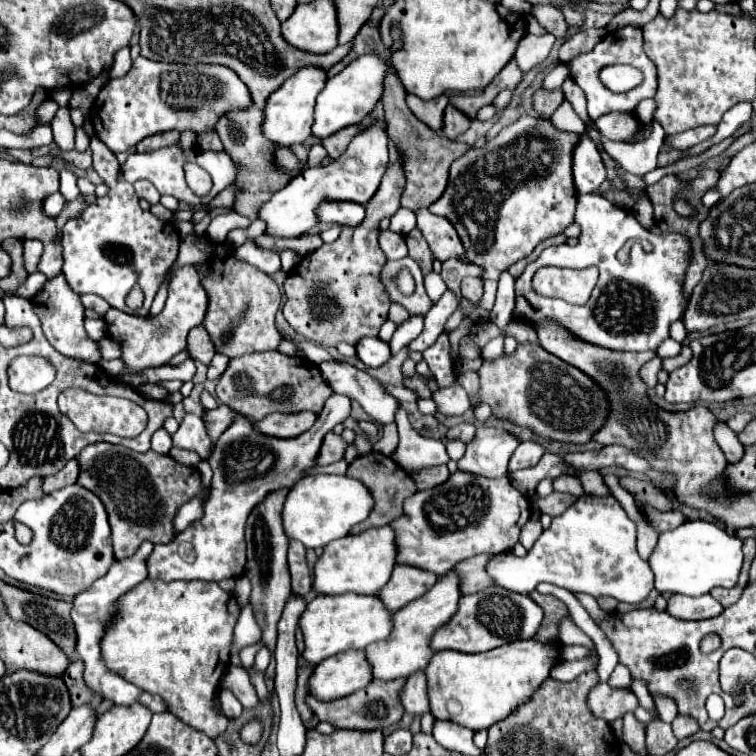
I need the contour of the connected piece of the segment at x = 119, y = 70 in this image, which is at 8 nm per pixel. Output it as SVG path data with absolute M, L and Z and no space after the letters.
M122 47L120 51L116 51L114 55L114 63L112 63L112 69L108 71L110 73L110 79L116 79L116 77L122 77L130 71L132 67L132 59L130 59L130 49L128 47Z

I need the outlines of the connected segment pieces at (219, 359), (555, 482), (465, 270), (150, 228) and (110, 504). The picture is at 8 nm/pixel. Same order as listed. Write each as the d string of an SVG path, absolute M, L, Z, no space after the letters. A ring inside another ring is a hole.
M216 353L216 355L214 355L214 359L212 359L210 363L210 367L208 367L208 379L220 377L222 373L226 371L228 361L230 361L230 357L226 357L224 353Z
M566 475L566 477L554 477L552 479L552 487L554 487L554 491L572 493L572 495L578 495L578 497L584 493L580 481L576 477L570 477L570 475Z
M448 259L446 263L442 263L440 275L442 275L442 279L446 281L446 285L448 285L452 291L456 291L456 296L458 297L458 301L460 301L462 296L460 292L460 281L462 281L462 277L466 277L466 275L482 277L482 269L478 269L478 267L472 265L472 263L462 263L462 261L458 261L458 259Z
M90 140L89 147L94 155L94 169L108 185L108 193L104 197L96 197L96 201L86 207L80 217L72 217L64 225L62 273L72 291L96 293L120 311L146 317L166 269L178 257L180 235L172 223L160 221L150 211L140 209L132 185L120 179L122 169L116 155L102 141ZM136 285L144 293L144 303L134 311L126 305L126 297Z
M92 443L86 449L82 449L82 453L76 457L76 461L80 467L80 475L78 475L76 483L84 485L94 495L98 495L98 499L106 507L110 529L112 529L112 547L114 547L116 559L132 557L144 539L148 539L152 543L170 543L174 537L172 517L174 517L176 509L182 503L188 503L190 499L206 493L206 487L202 485L198 469L178 465L178 461L174 461L170 455L158 455L154 451L134 453L132 449L126 449L122 445Z

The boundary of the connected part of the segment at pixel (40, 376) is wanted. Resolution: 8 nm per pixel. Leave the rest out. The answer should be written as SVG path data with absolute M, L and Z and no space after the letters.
M18 357L8 369L10 387L18 393L38 393L54 381L54 367L40 357Z

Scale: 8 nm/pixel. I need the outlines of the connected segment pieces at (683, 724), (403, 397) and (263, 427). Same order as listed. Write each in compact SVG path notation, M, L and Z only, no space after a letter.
M678 715L672 721L672 731L674 731L676 739L682 741L682 739L686 739L686 737L690 737L690 735L694 735L698 731L698 723L694 719L690 719L690 717L680 717Z
M384 385L384 389L388 393L392 393L400 403L408 403L408 401L418 401L418 393L406 387L394 387L394 385Z
M310 411L290 413L290 415L270 413L262 421L256 421L254 429L258 429L258 433L268 435L268 437L290 439L308 431L314 425L314 421L316 421L316 413L310 413Z

